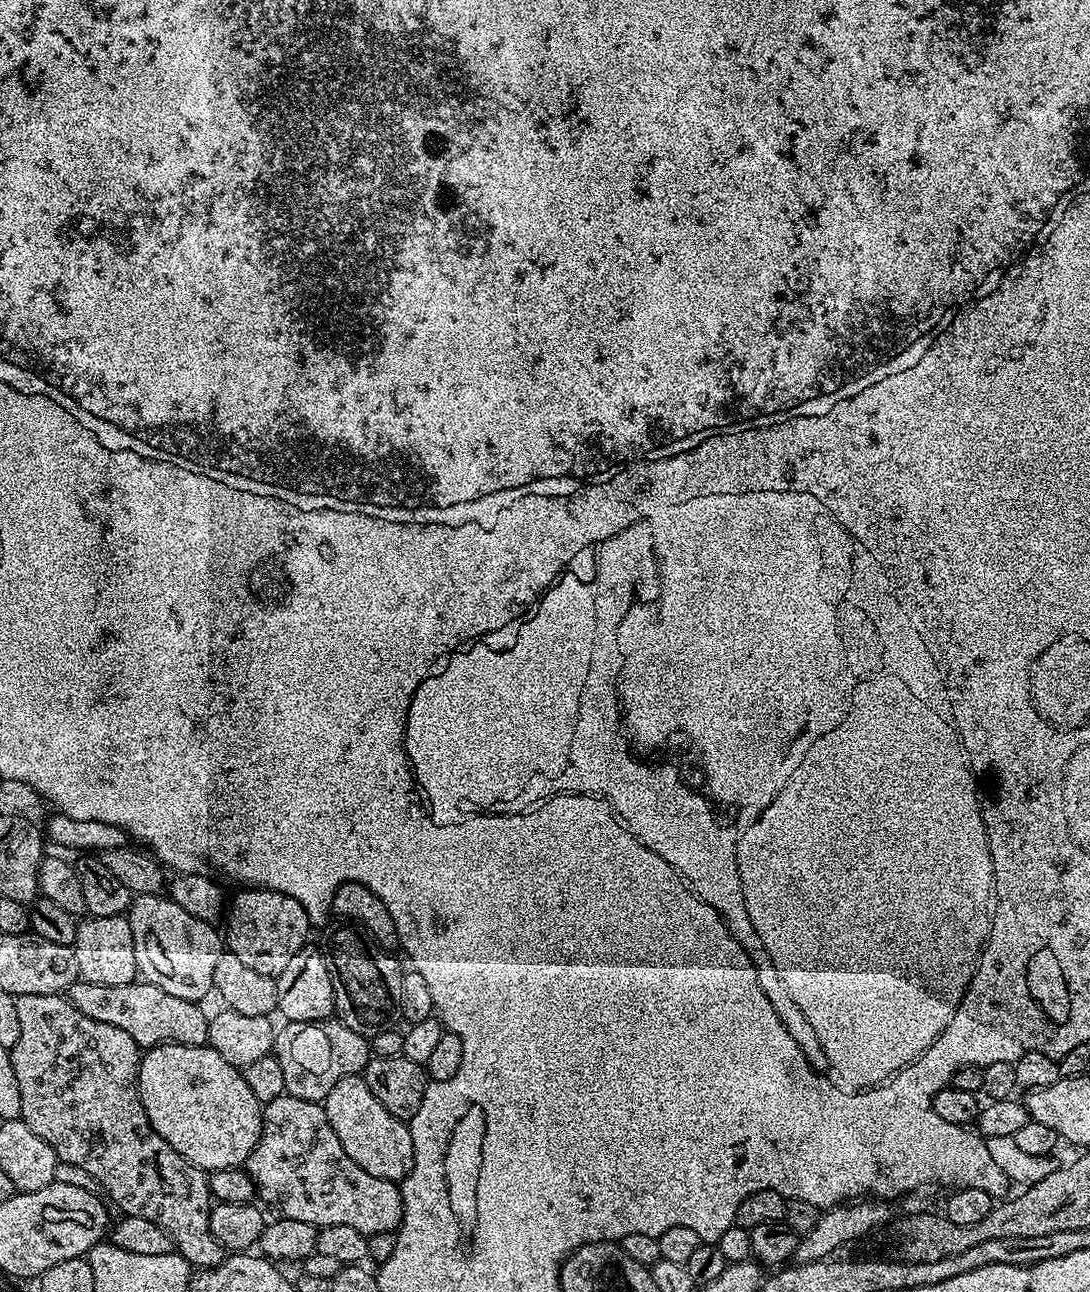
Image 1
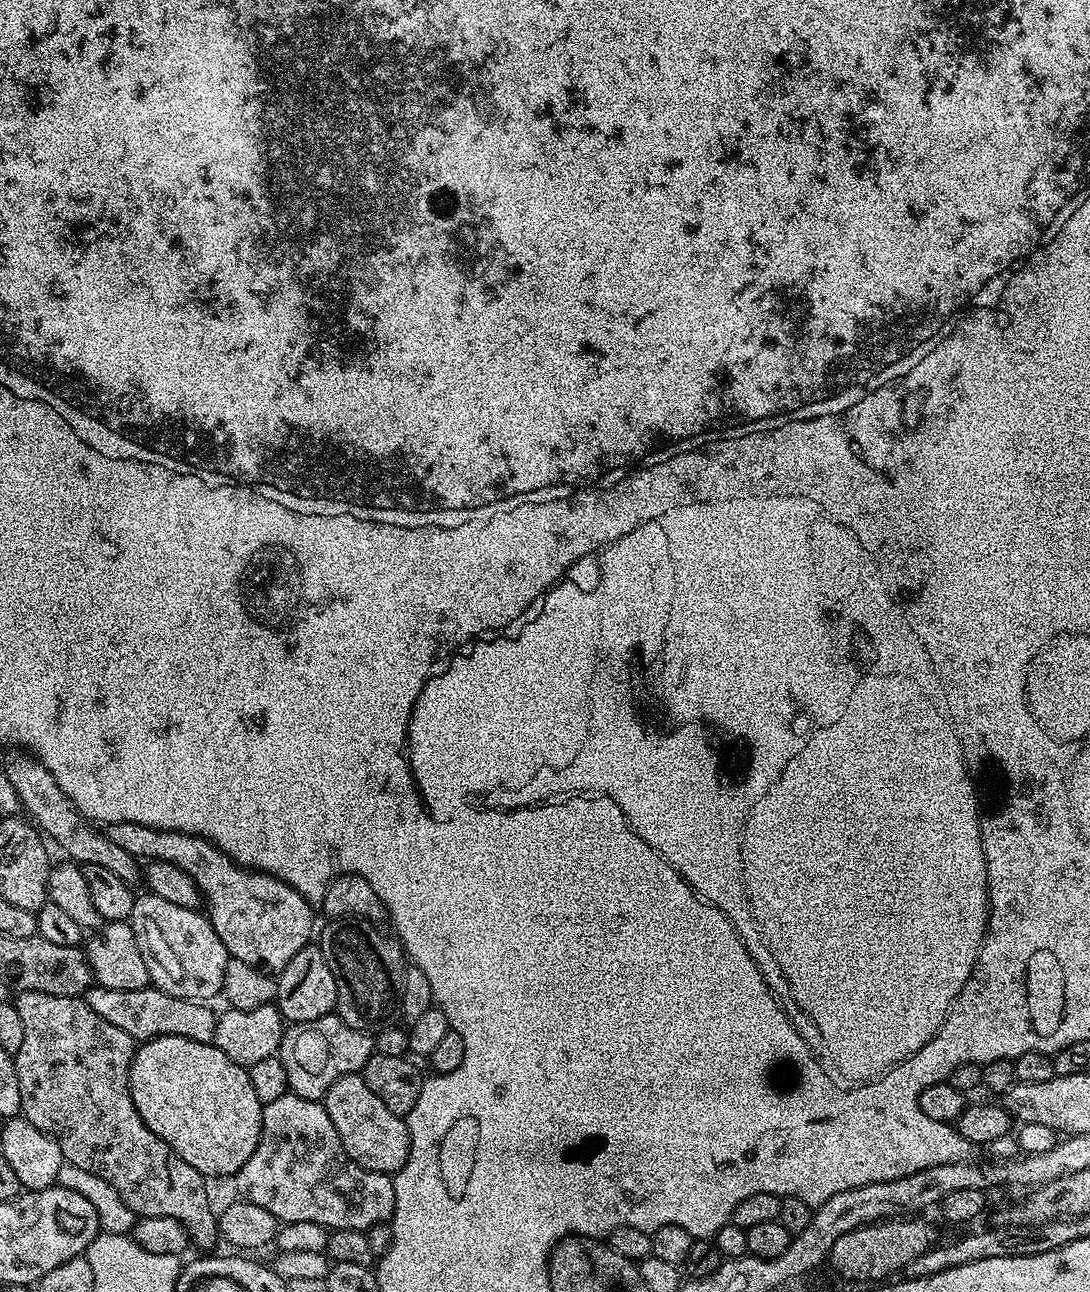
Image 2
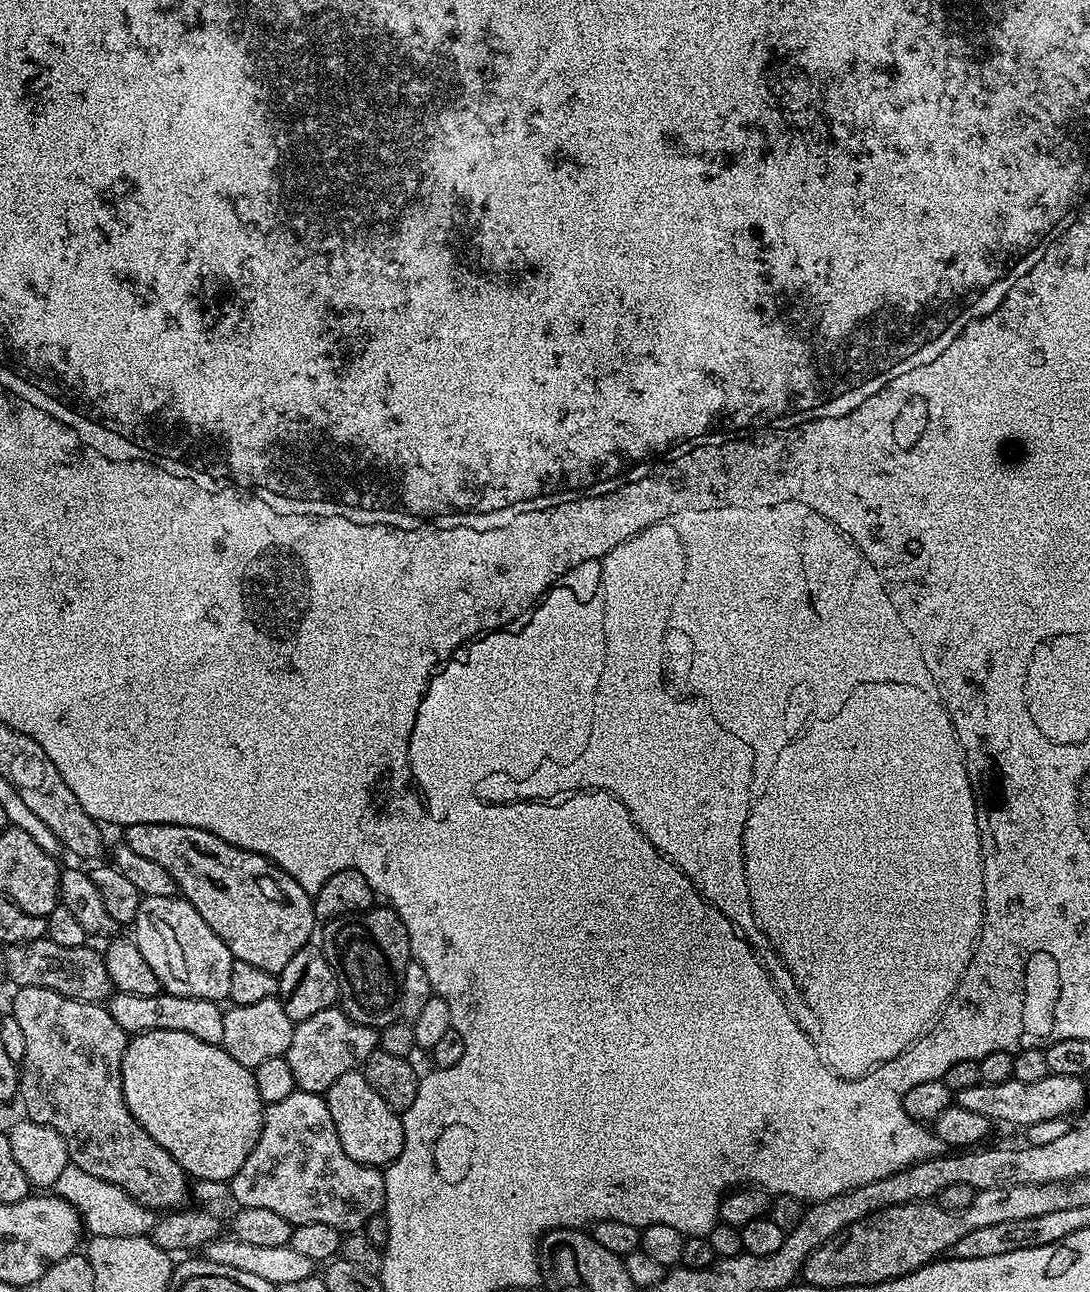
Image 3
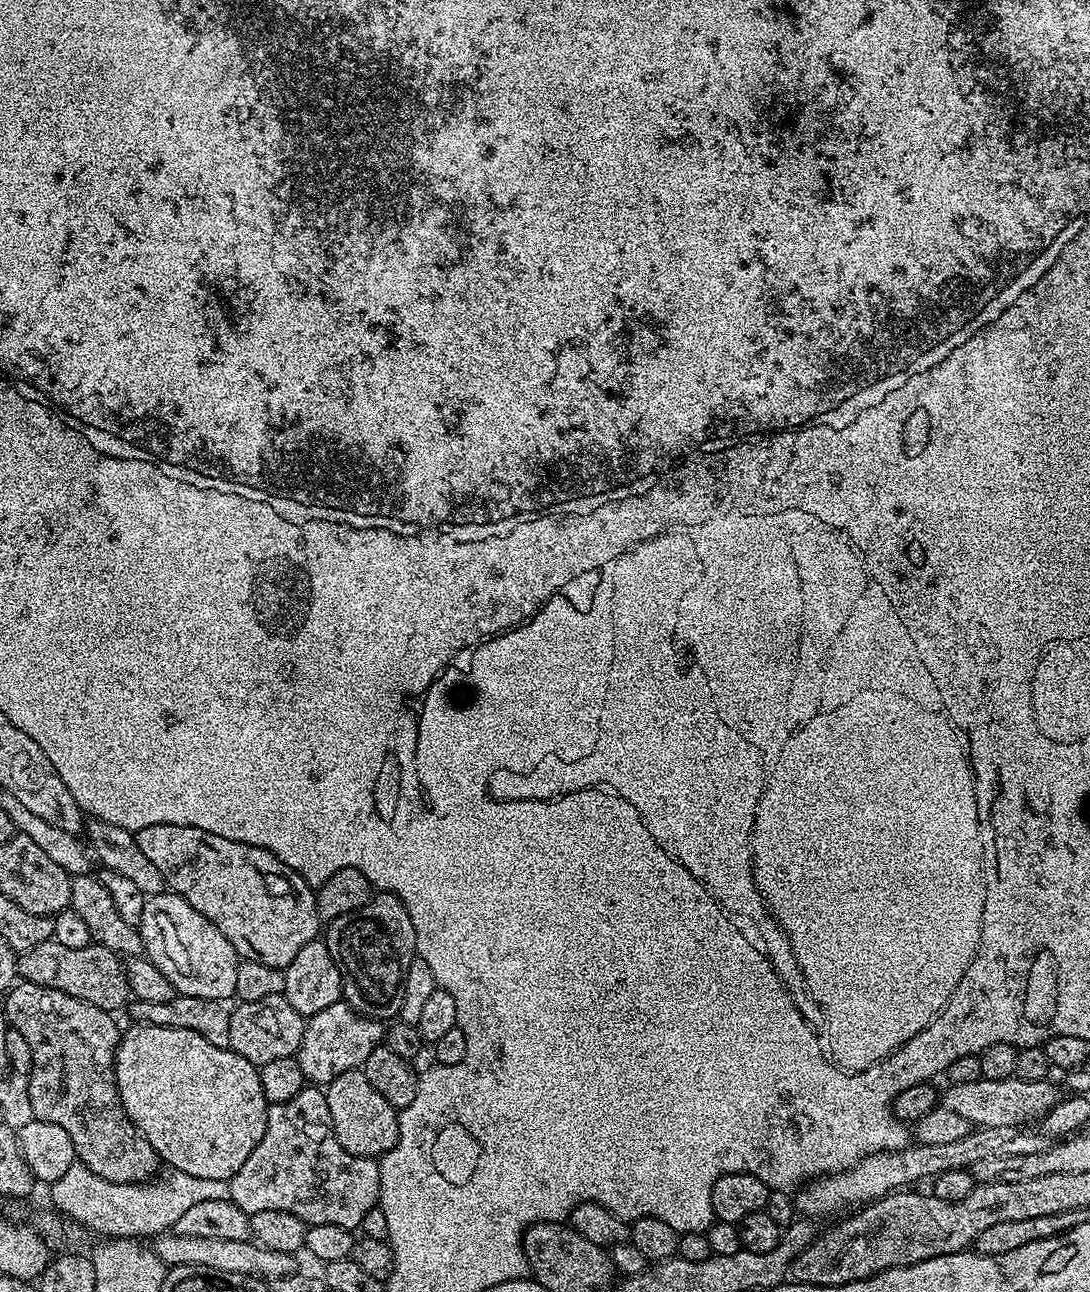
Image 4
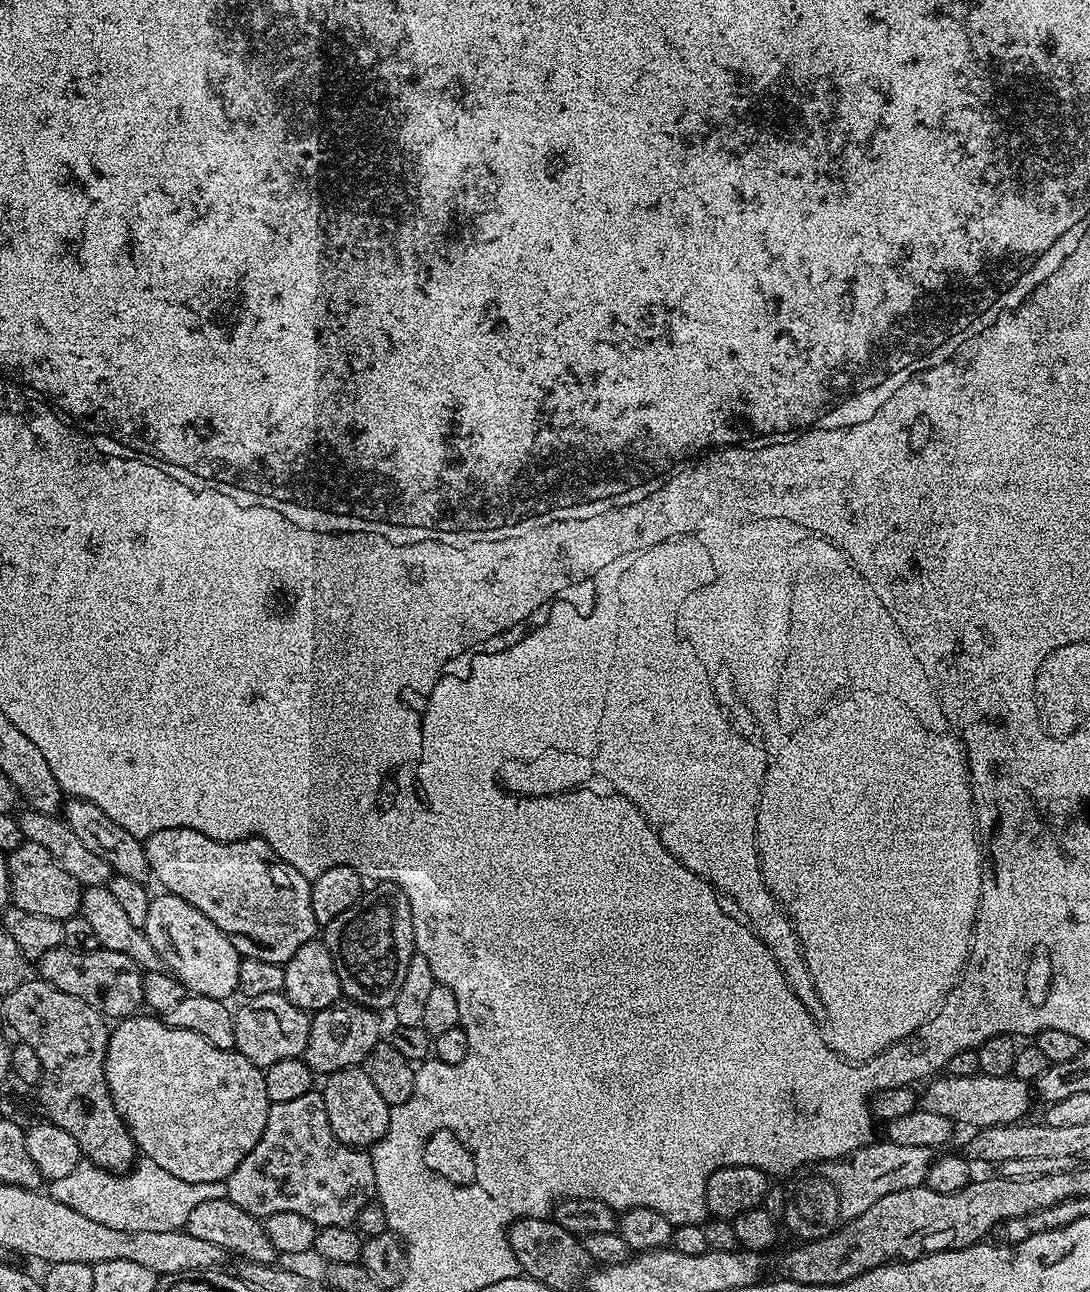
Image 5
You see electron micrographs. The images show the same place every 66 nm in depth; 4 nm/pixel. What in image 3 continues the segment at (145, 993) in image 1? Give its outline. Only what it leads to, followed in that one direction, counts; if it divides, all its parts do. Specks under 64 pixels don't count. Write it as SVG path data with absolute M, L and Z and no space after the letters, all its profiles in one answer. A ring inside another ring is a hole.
M163 990L150 998L142 998L142 994L113 991L106 1001L106 1007L114 1022L118 1022L118 1026L129 1034L150 1030L182 1030L182 1034L194 1034L194 1038L202 1038L202 1042L222 1045L225 1009L215 1000L175 996Z

